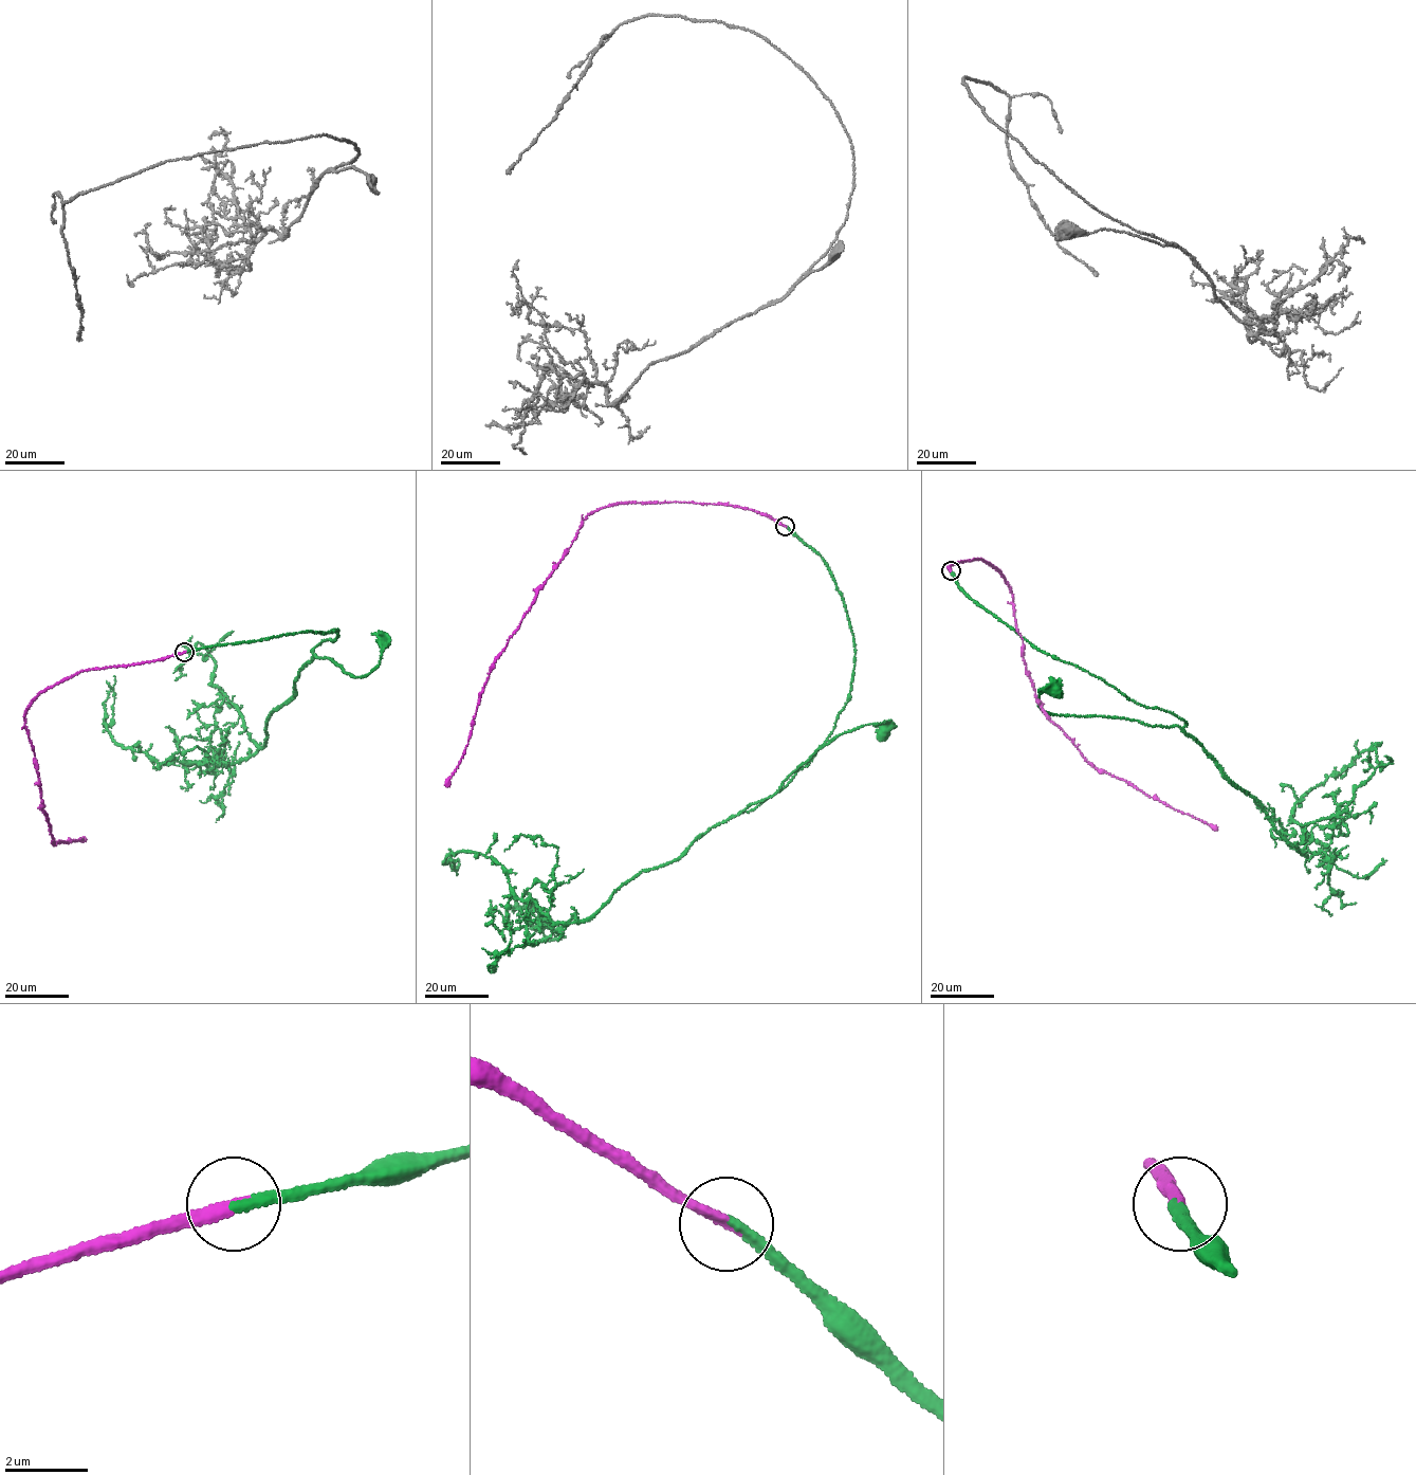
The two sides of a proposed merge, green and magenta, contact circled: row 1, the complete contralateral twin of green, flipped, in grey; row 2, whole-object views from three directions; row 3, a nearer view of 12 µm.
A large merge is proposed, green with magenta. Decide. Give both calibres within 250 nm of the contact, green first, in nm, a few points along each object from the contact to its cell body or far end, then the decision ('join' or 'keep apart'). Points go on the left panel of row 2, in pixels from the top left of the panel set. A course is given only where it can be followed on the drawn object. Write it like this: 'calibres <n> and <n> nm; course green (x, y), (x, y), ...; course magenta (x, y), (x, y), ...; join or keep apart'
calibres 220 and 280 nm; course green (184, 652), (337, 629), (338, 636), (316, 645), (313, 656), (332, 659), (354, 677), (379, 663), (384, 640); course magenta (184, 652), (80, 670), (40, 692), (25, 711), (41, 808), (53, 843), (85, 839); join

